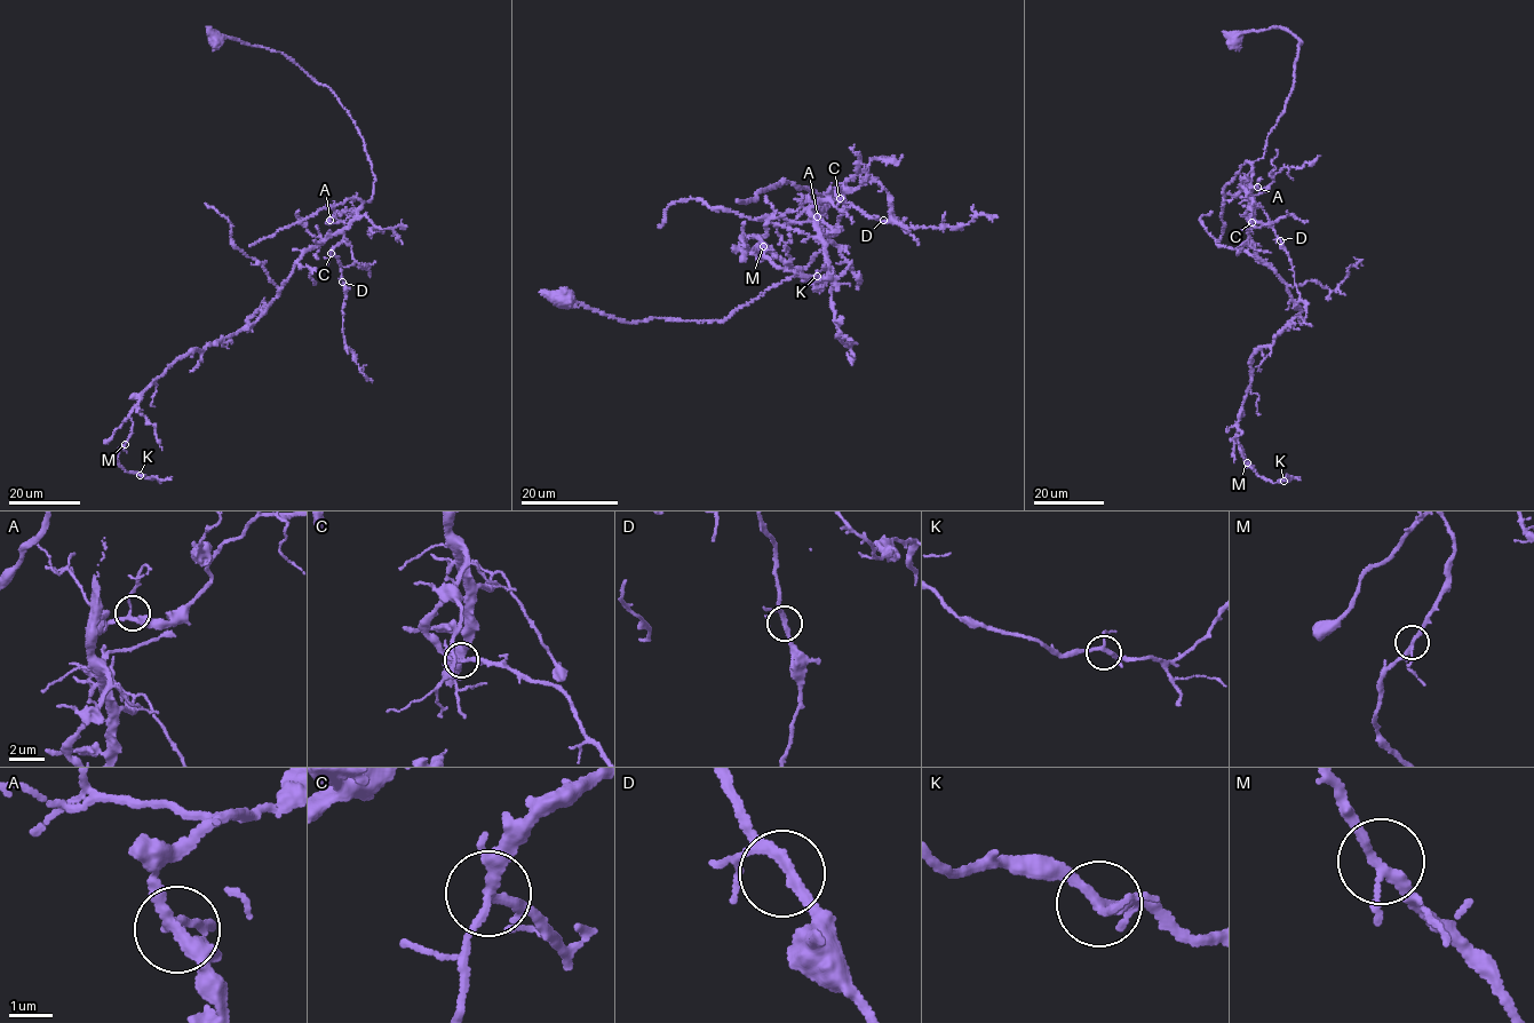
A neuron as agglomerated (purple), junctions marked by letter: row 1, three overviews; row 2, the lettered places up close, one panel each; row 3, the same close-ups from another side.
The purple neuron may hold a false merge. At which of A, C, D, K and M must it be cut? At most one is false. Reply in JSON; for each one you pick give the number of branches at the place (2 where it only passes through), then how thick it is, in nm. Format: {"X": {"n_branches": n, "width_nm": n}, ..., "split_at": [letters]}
{"split_at": []}

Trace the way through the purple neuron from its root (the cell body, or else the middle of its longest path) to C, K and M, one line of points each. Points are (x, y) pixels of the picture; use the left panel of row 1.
C: (214, 39), (231, 38), (289, 56), (330, 89), (356, 125), (375, 176), (373, 195), (331, 253)
K: (214, 39), (283, 53), (330, 89), (373, 195), (255, 320), (143, 393), (117, 458), (140, 475)
M: (214, 39), (283, 53), (330, 89), (362, 137), (373, 195), (303, 254), (255, 320), (153, 382), (125, 444)

